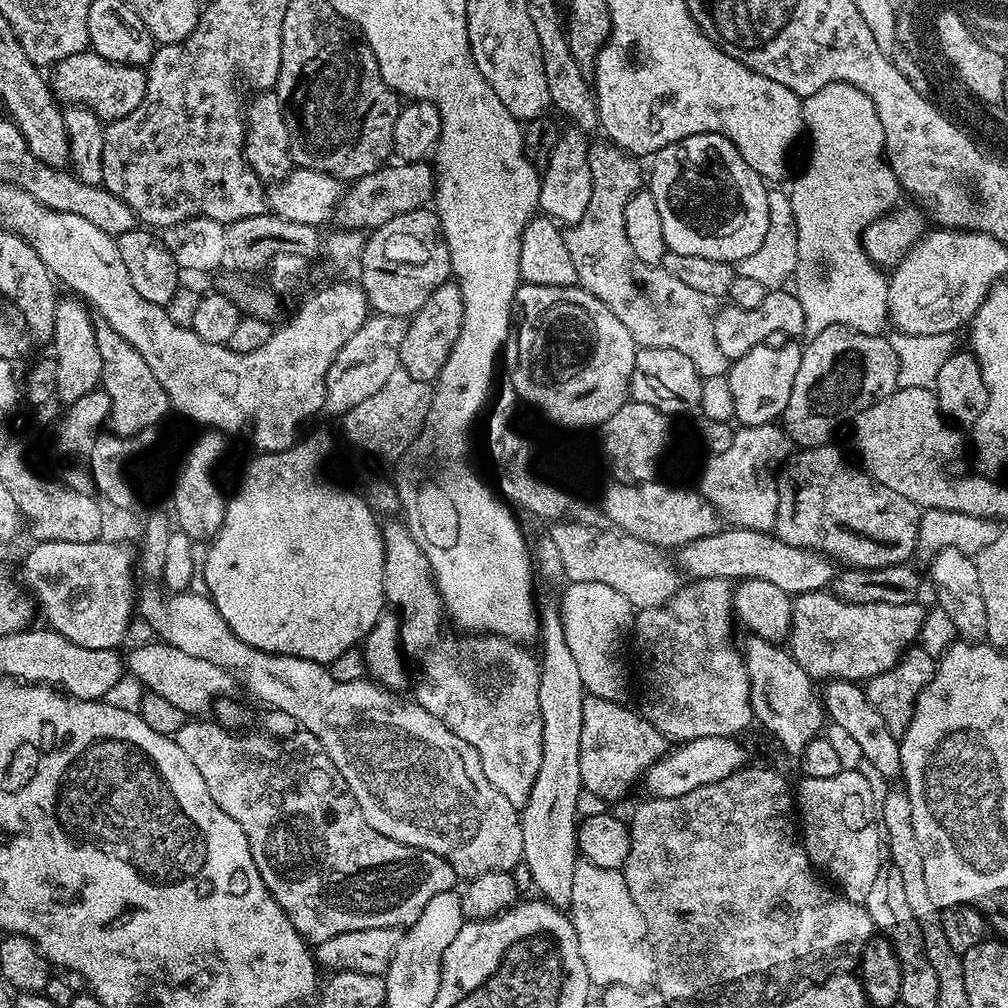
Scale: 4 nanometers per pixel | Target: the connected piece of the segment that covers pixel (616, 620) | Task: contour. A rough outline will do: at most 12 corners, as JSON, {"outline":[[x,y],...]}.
{"outline":[[603,582],[558,600],[585,693],[619,701],[632,603]]}

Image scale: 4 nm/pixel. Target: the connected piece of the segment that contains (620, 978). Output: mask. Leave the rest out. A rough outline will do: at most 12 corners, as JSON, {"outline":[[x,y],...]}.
{"outline":[[577,863],[570,909],[597,989],[653,983],[623,871]]}

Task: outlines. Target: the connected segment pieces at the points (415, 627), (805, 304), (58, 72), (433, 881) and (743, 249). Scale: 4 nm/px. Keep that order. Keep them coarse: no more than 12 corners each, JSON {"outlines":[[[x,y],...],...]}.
{"outlines":[[[383,525],[384,598],[414,699],[519,810],[542,766],[540,665],[444,633],[426,554]],[[803,97],[812,149],[790,197],[794,291],[814,337],[879,336],[888,281],[864,253],[901,203],[874,102]],[[91,50],[54,66],[61,105],[90,108],[105,122],[146,98],[144,68]],[[176,732],[305,941],[403,929],[450,862],[314,734]],[[722,134],[651,157],[669,252],[735,265],[769,185]]]}

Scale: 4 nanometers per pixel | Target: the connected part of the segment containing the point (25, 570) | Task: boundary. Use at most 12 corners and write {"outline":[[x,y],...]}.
{"outline":[[42,540],[18,576],[43,623],[119,649],[138,604],[132,556]]}

